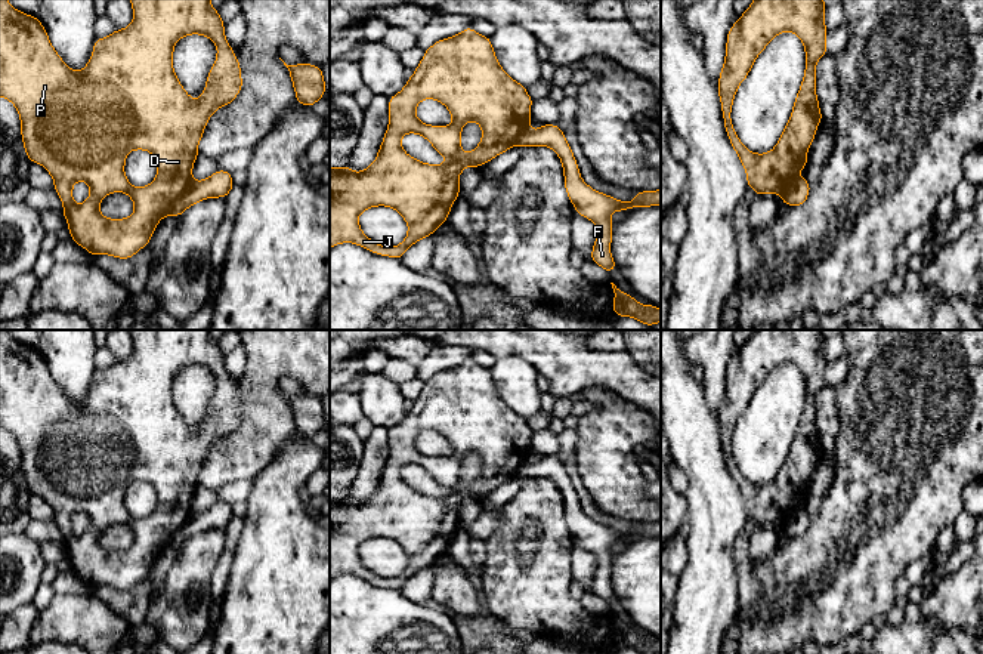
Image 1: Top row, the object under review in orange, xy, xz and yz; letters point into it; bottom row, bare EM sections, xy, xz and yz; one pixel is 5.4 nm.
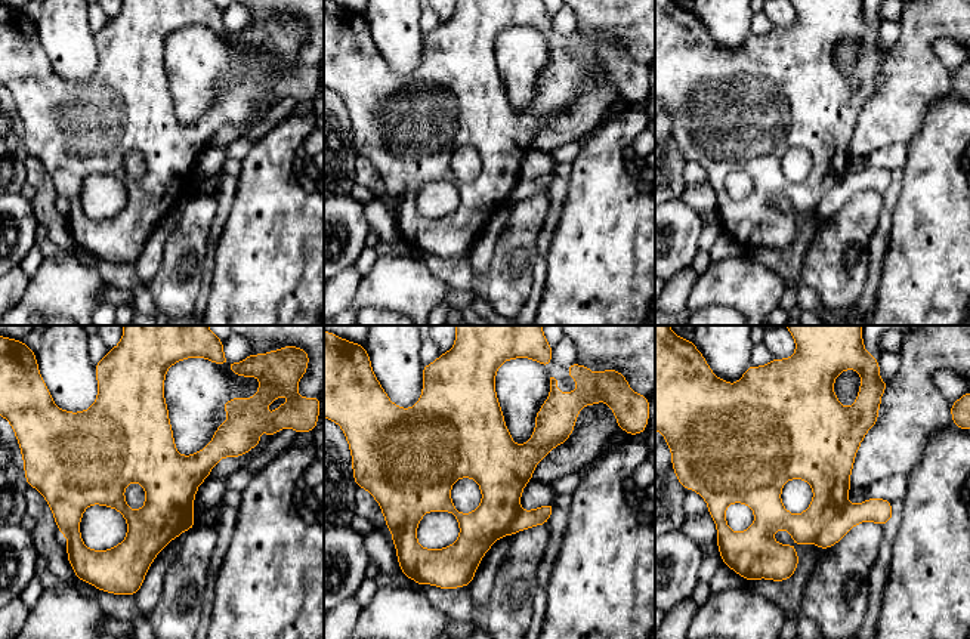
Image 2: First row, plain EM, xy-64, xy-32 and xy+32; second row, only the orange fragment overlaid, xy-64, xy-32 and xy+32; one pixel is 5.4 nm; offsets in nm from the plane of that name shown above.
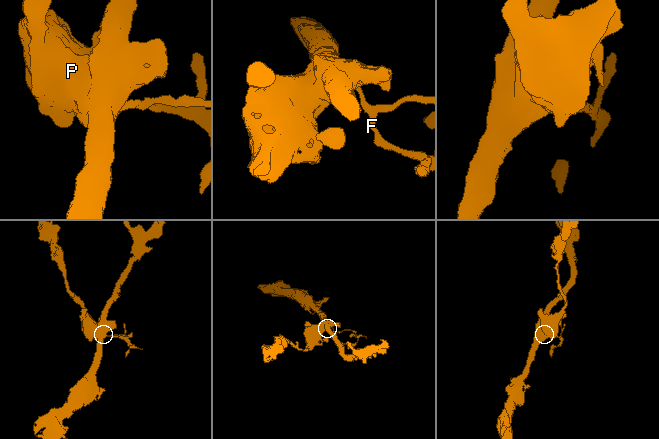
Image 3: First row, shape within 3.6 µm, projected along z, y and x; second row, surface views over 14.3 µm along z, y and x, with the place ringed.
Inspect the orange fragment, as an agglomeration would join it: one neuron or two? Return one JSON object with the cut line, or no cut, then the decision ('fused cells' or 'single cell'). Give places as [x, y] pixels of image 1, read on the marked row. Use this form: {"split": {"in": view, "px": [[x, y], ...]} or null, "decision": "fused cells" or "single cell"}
{"split": {"in": "xy", "px": [[191, 179], [189, 185], [164, 215]]}, "decision": "fused cells"}

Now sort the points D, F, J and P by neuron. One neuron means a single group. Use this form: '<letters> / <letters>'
D J P / F

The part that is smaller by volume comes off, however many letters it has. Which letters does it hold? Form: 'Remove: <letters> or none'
Remove: F

